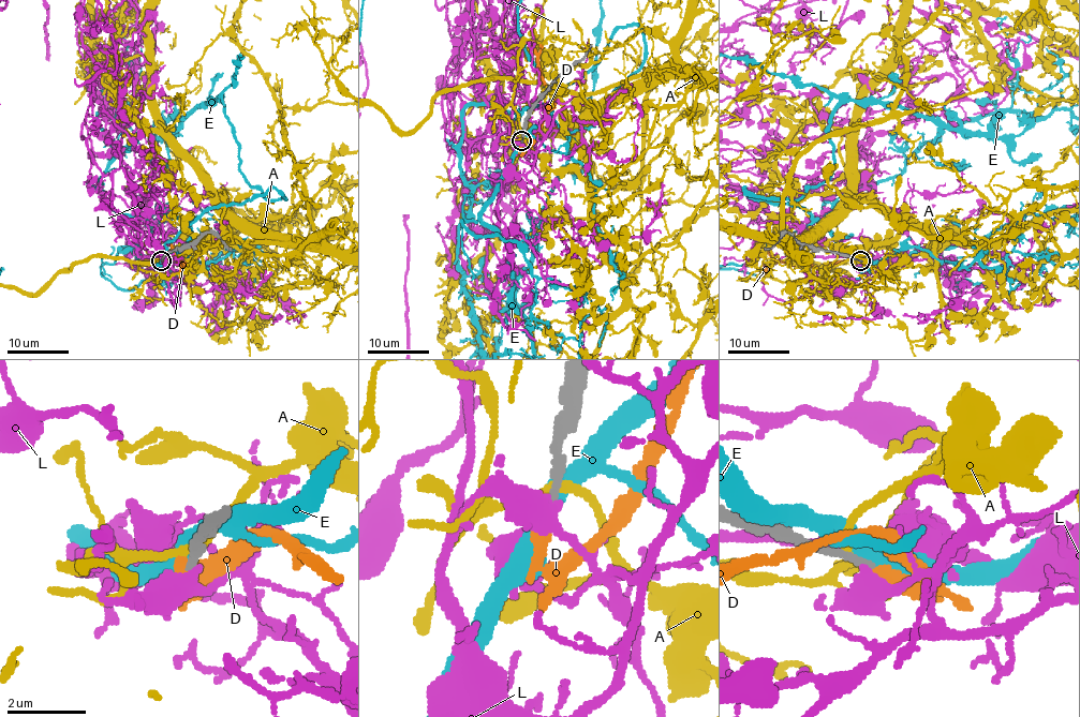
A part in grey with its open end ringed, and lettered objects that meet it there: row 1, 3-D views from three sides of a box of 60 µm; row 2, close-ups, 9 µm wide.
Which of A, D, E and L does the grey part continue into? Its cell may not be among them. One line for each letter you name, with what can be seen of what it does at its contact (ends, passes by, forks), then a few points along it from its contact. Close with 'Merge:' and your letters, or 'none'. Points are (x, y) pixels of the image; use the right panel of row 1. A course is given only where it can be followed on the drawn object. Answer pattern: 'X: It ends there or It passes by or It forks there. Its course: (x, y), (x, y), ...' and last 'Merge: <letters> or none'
D: It ends there
Merge: D

